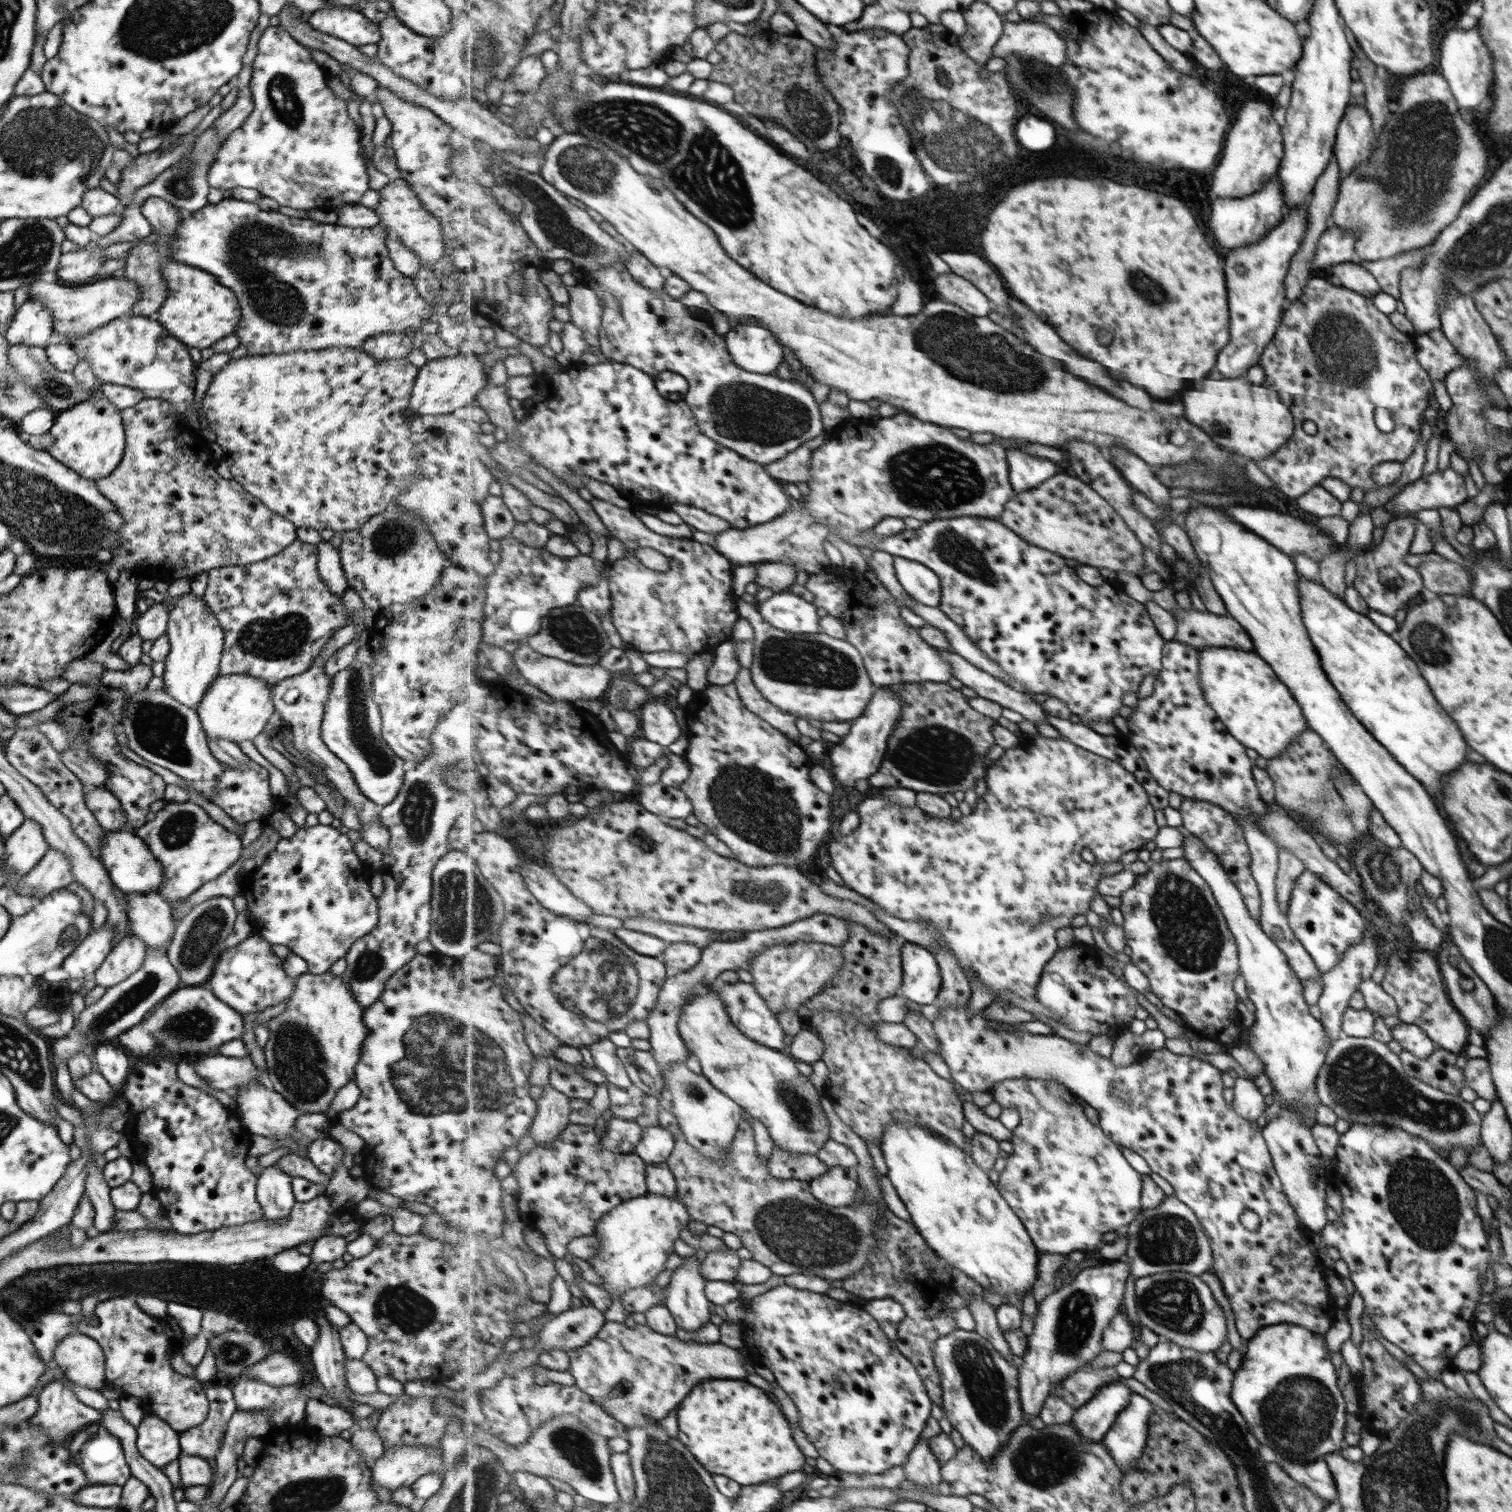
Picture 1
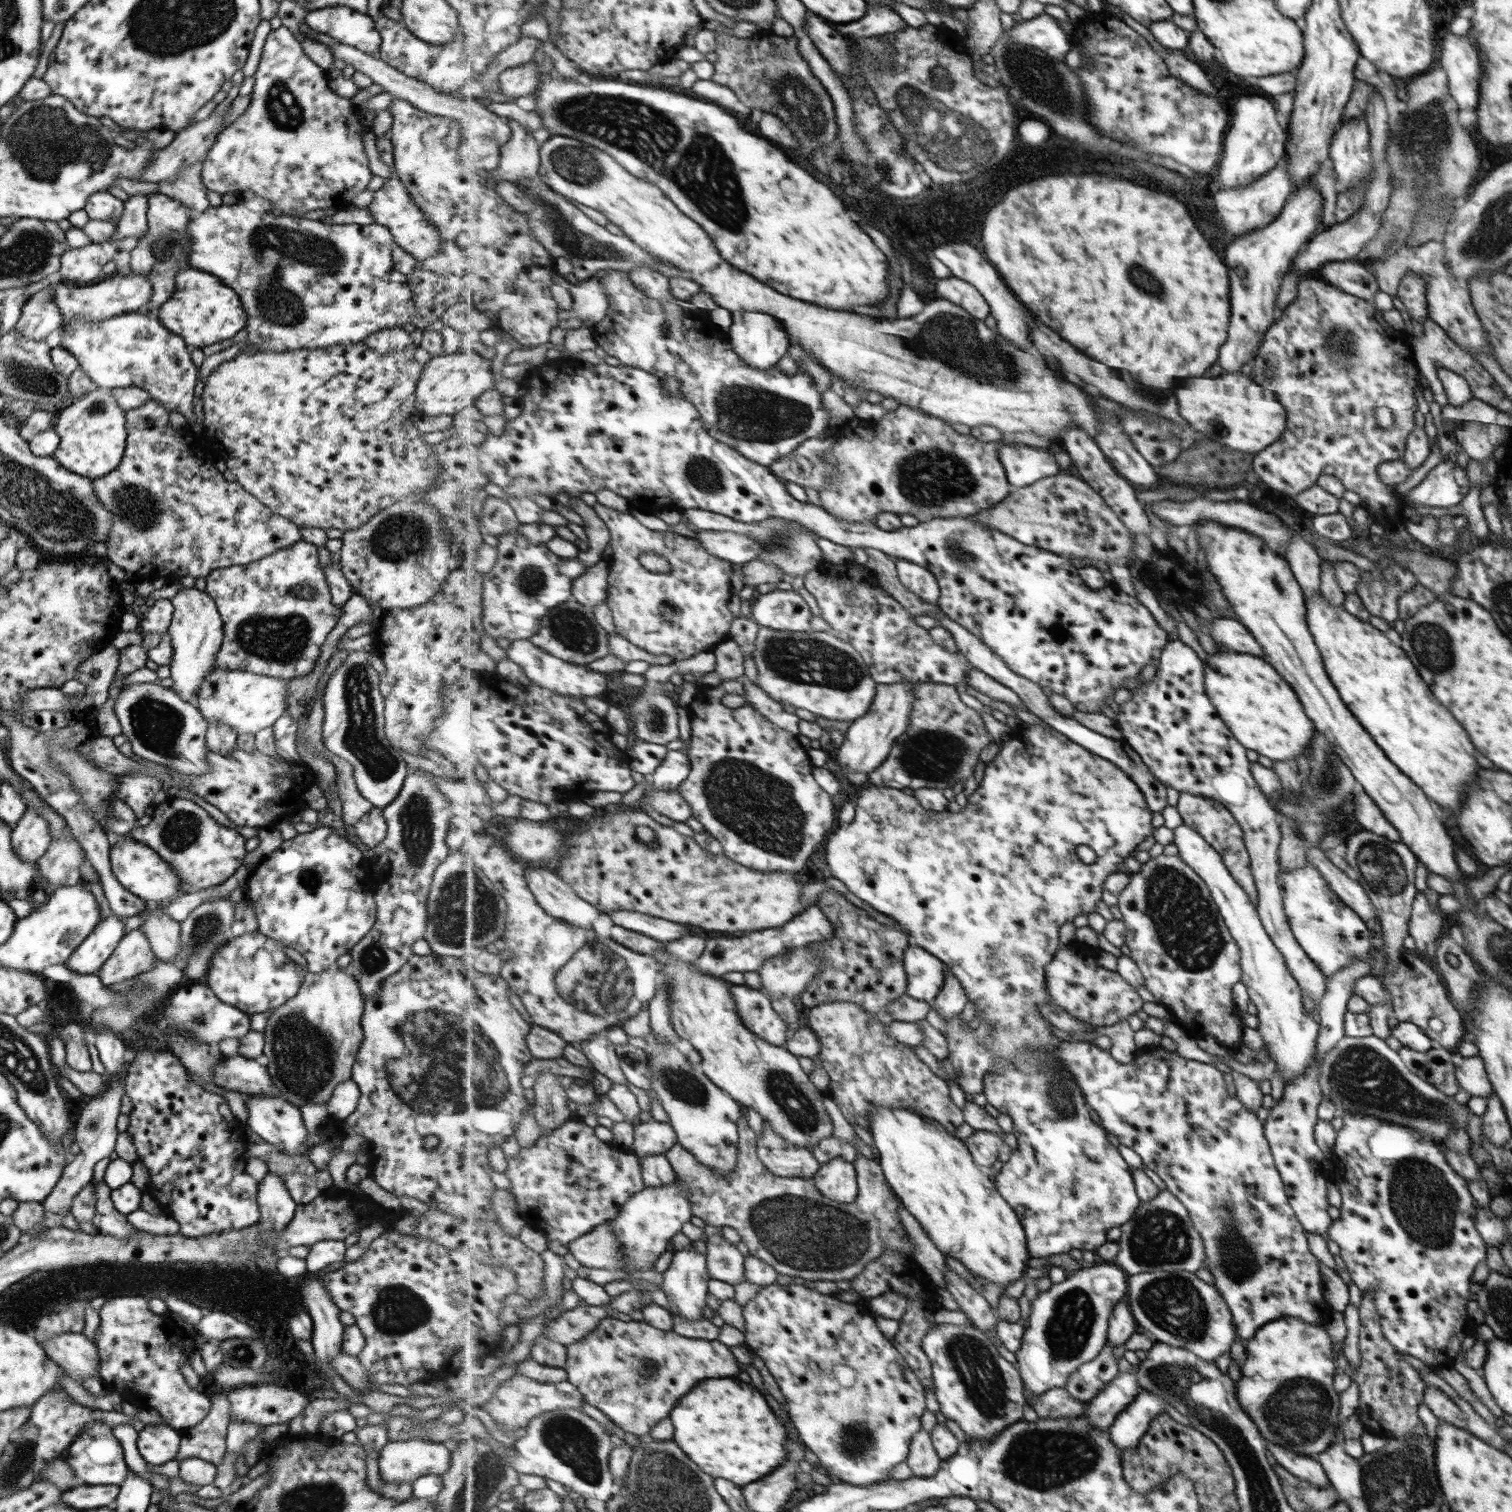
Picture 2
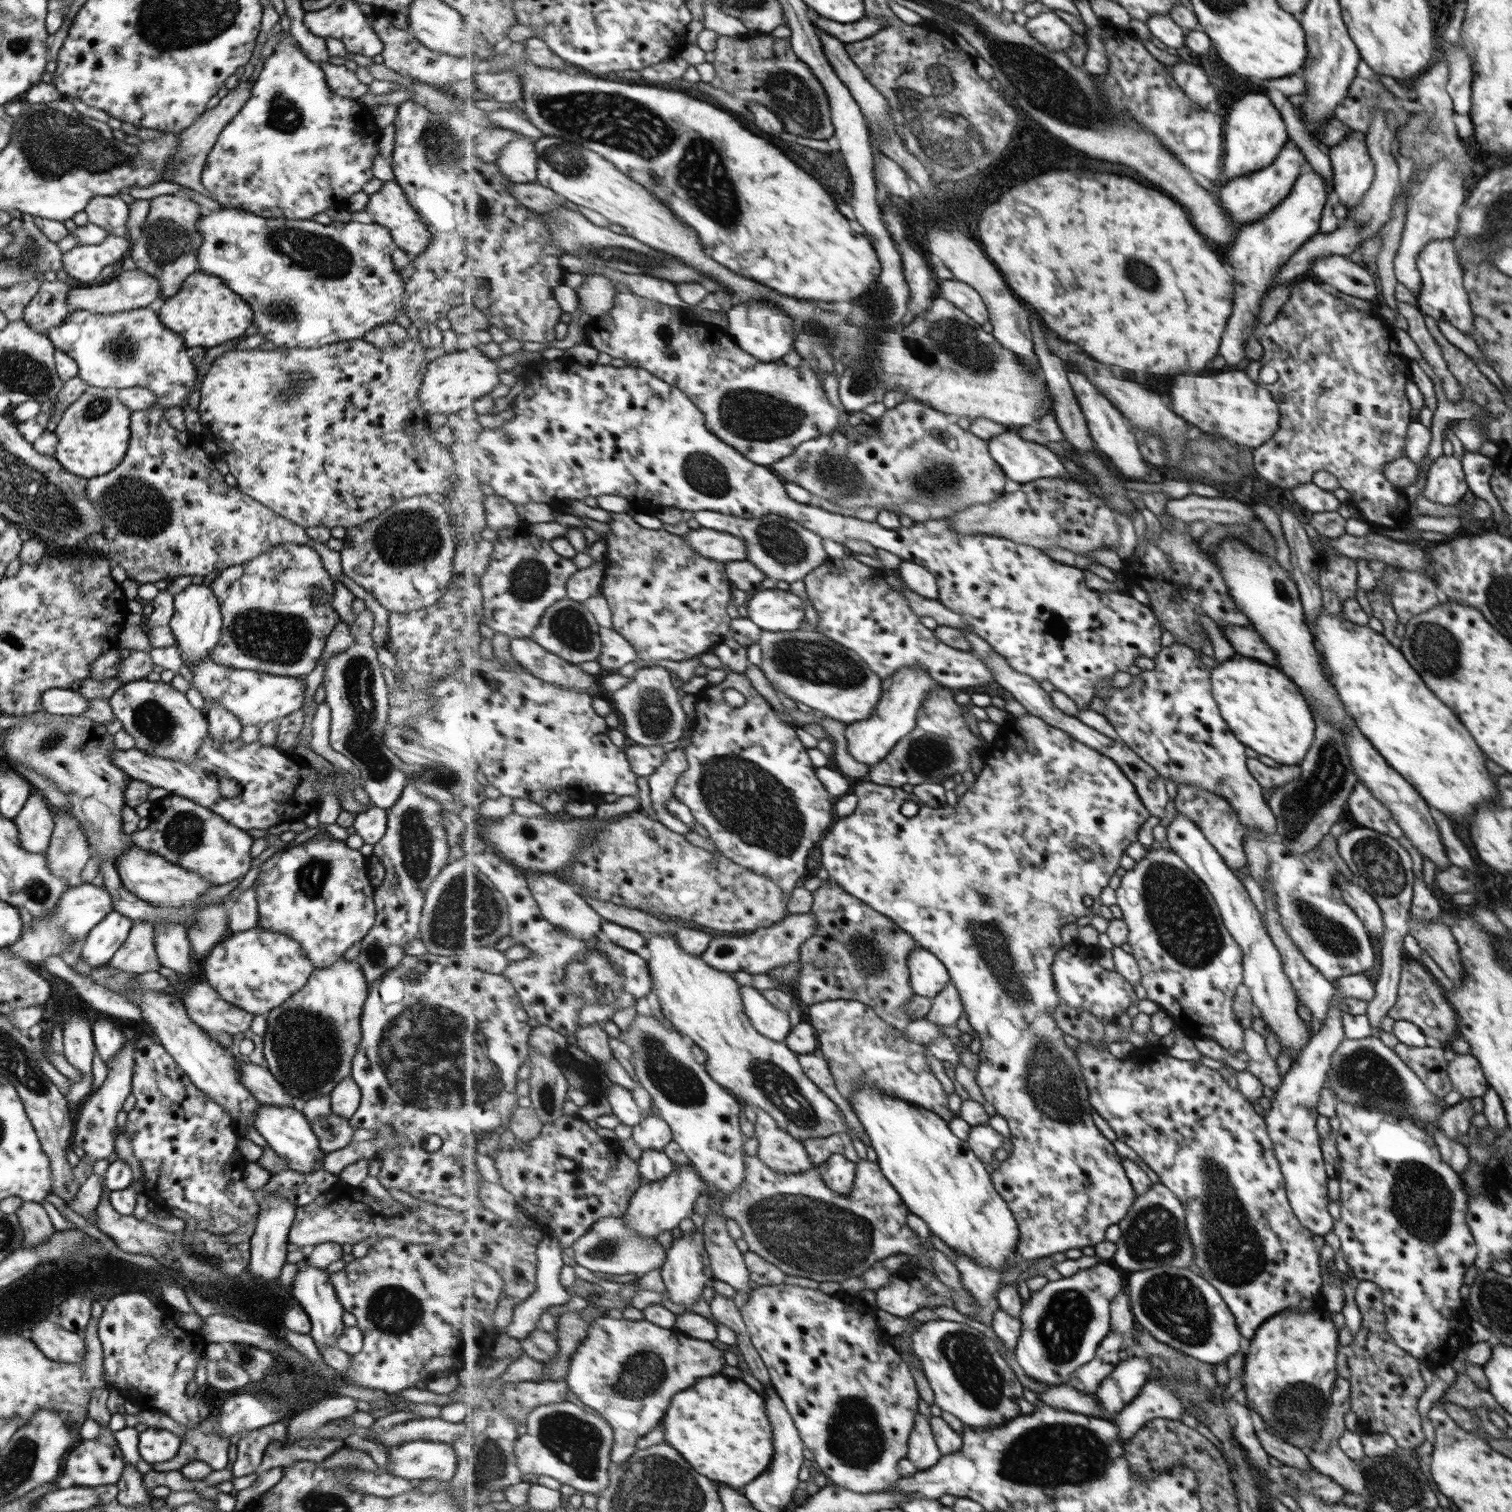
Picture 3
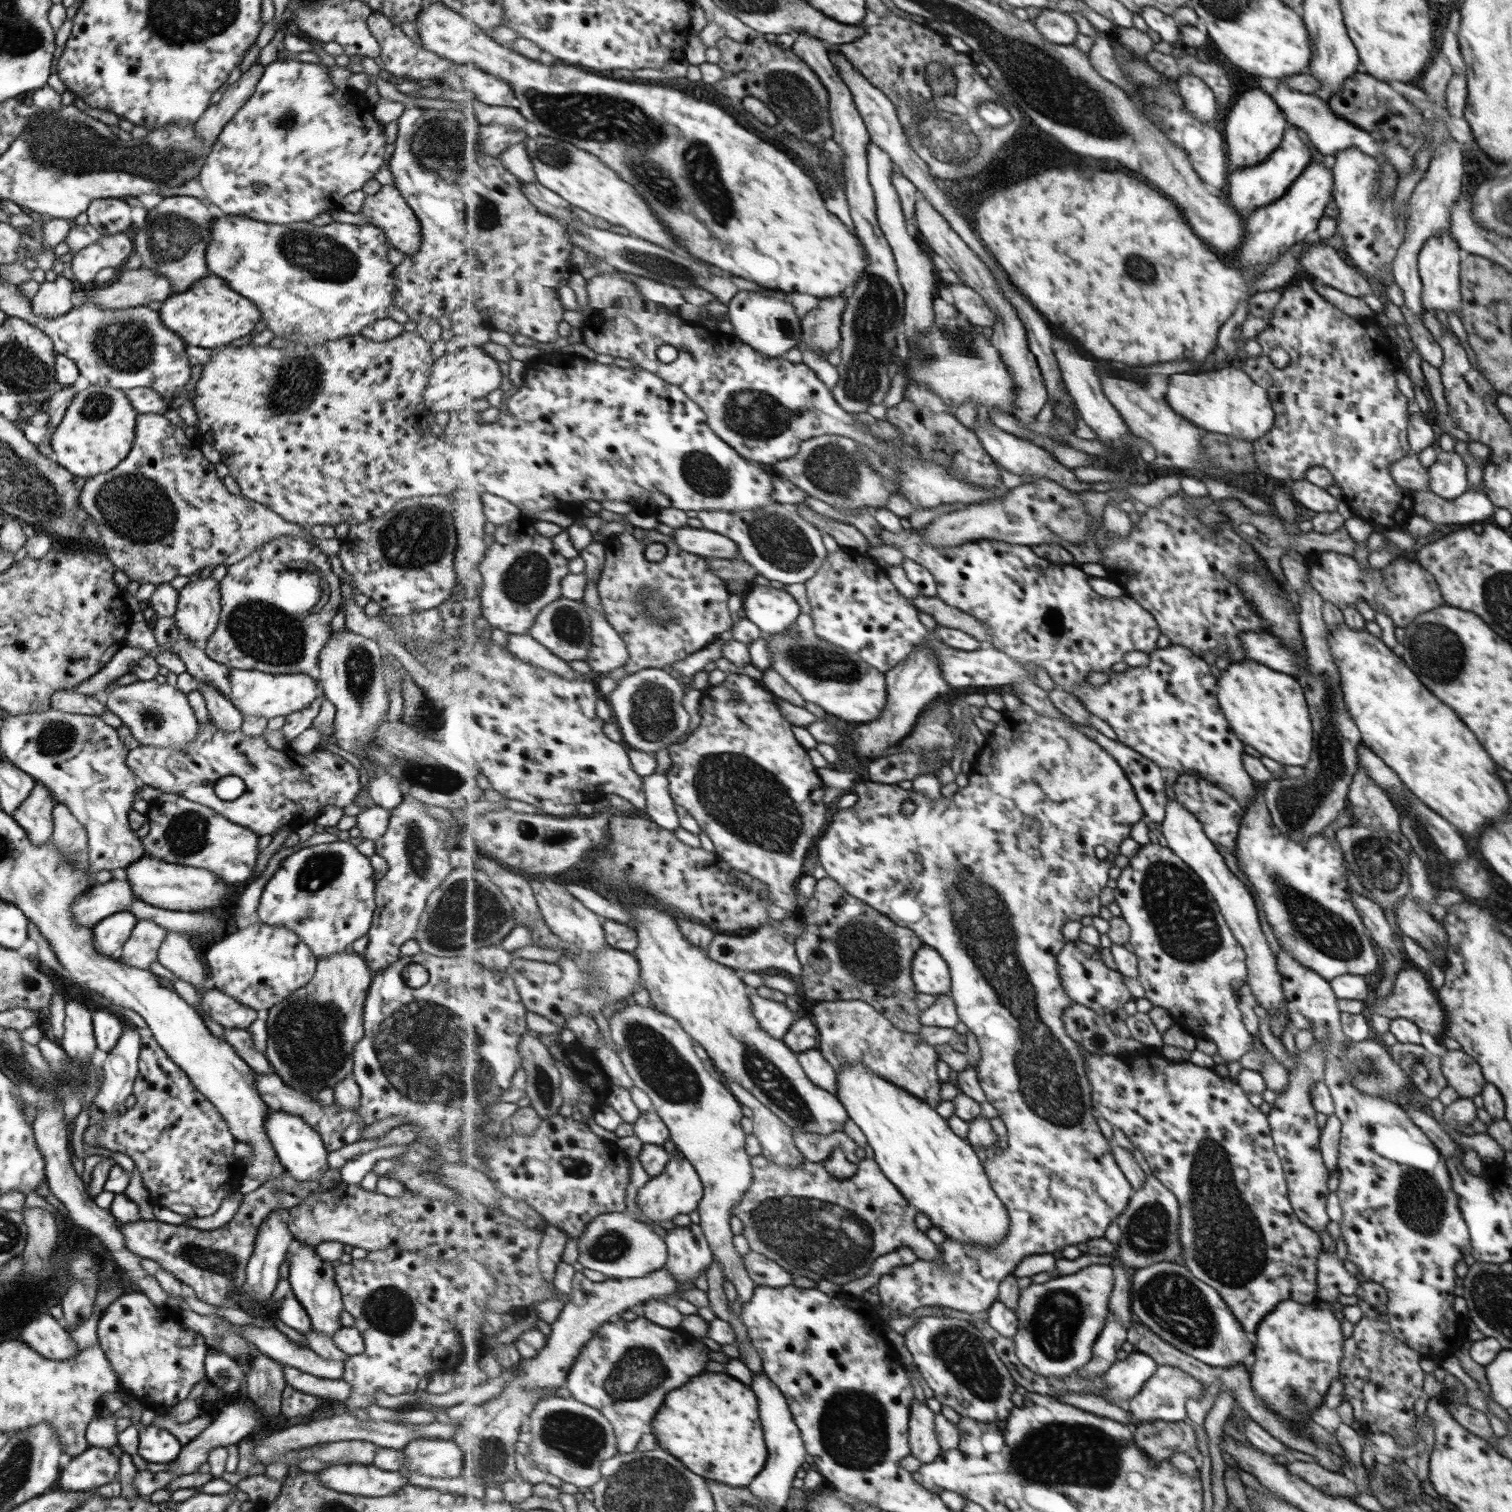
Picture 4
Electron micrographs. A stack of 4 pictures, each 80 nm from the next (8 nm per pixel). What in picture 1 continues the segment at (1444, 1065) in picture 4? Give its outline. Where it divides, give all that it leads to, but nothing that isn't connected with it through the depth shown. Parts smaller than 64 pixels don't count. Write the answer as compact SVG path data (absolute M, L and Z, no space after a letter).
M1467 1058L1465 1067L1461 1070L1466 1086L1471 1088L1479 1098L1489 1102L1498 1098L1487 1058Z

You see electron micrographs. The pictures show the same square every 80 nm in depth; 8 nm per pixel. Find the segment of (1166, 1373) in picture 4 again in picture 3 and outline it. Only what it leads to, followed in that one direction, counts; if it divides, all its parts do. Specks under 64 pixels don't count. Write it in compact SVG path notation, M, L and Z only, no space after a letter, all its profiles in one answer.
M1147 1380L1139 1394L1114 1416L1121 1439L1126 1443L1152 1419L1179 1420L1184 1412L1180 1400L1157 1380Z

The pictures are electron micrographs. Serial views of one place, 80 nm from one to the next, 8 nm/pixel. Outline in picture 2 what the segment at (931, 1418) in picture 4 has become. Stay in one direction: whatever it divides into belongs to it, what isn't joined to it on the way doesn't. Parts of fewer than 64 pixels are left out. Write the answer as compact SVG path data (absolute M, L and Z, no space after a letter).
M922 1428L913 1438L907 1461L914 1476L929 1478L938 1473L943 1460L933 1445L932 1434L929 1433L929 1430Z

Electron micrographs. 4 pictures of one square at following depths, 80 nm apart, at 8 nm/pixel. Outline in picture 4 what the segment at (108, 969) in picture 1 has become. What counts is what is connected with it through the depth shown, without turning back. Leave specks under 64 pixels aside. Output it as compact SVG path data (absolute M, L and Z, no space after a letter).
M138 920L116 957L125 965L148 970L148 966L156 960L157 949L165 931L151 920Z

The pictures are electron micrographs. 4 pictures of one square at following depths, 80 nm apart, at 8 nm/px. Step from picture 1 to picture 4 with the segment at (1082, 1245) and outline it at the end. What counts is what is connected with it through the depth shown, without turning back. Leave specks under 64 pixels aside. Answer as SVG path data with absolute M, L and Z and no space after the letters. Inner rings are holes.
M1024 703L1016 711L1005 709L1002 713L1003 721L994 726L993 732L987 737L985 746L980 749L983 754L979 754L979 758L991 756L985 760L985 772L983 774L981 772L970 773L969 783L958 789L952 797L942 796L939 800L933 800L932 797L925 796L924 793L917 792L913 788L904 790L897 784L883 784L871 780L857 782L854 786L854 792L858 797L855 805L835 812L829 829L817 844L819 864L827 872L827 876L836 880L859 900L864 900L879 912L892 917L897 924L913 929L924 944L932 946L947 961L952 973L952 995L957 1003L960 1020L970 1032L975 1034L980 1047L980 1060L977 1065L978 1082L984 1091L986 1100L997 1110L998 1116L1008 1130L1007 1146L1002 1148L1000 1154L994 1156L991 1161L984 1160L983 1166L997 1196L1008 1208L1009 1218L1011 1218L1009 1235L996 1248L984 1248L972 1242L961 1242L945 1236L945 1240L937 1245L942 1252L942 1260L917 1258L909 1265L895 1267L890 1273L882 1275L877 1284L880 1301L889 1305L891 1309L907 1315L917 1308L934 1306L969 1314L985 1313L998 1300L1001 1281L1010 1274L1014 1274L1024 1258L1037 1253L1060 1252L1065 1246L1071 1246L1071 1244L1076 1245L1081 1242L1087 1244L1095 1238L1104 1238L1109 1224L1115 1223L1124 1215L1133 1197L1133 1186L1129 1184L1129 1180L1119 1168L1114 1156L1114 1145L1109 1145L1107 1138L1101 1134L1101 1128L1093 1116L1094 1091L1088 1077L1083 1052L1079 1050L1079 1045L1075 1045L1075 1040L1068 1035L1063 1022L1063 1011L1075 1002L1065 990L1063 977L1060 976L1059 958L1064 945L1068 943L1063 936L1063 926L1071 920L1081 920L1083 916L1101 916L1101 890L1111 880L1109 872L1115 866L1117 856L1121 854L1123 840L1129 838L1129 828L1141 820L1144 810L1141 810L1135 790L1129 782L1128 773L1125 772L1120 762L1115 757L1111 757L1096 741L1085 736L1077 724L1073 725L1070 721L1043 716ZM907 800L916 806L915 812L910 816L905 816L901 812ZM1097 846L1104 846L1109 852L1102 860L1095 856ZM1003 1020L1017 1020L1021 1035L1019 1036L1017 1032L1013 1036L1011 1030L1003 1030Z

